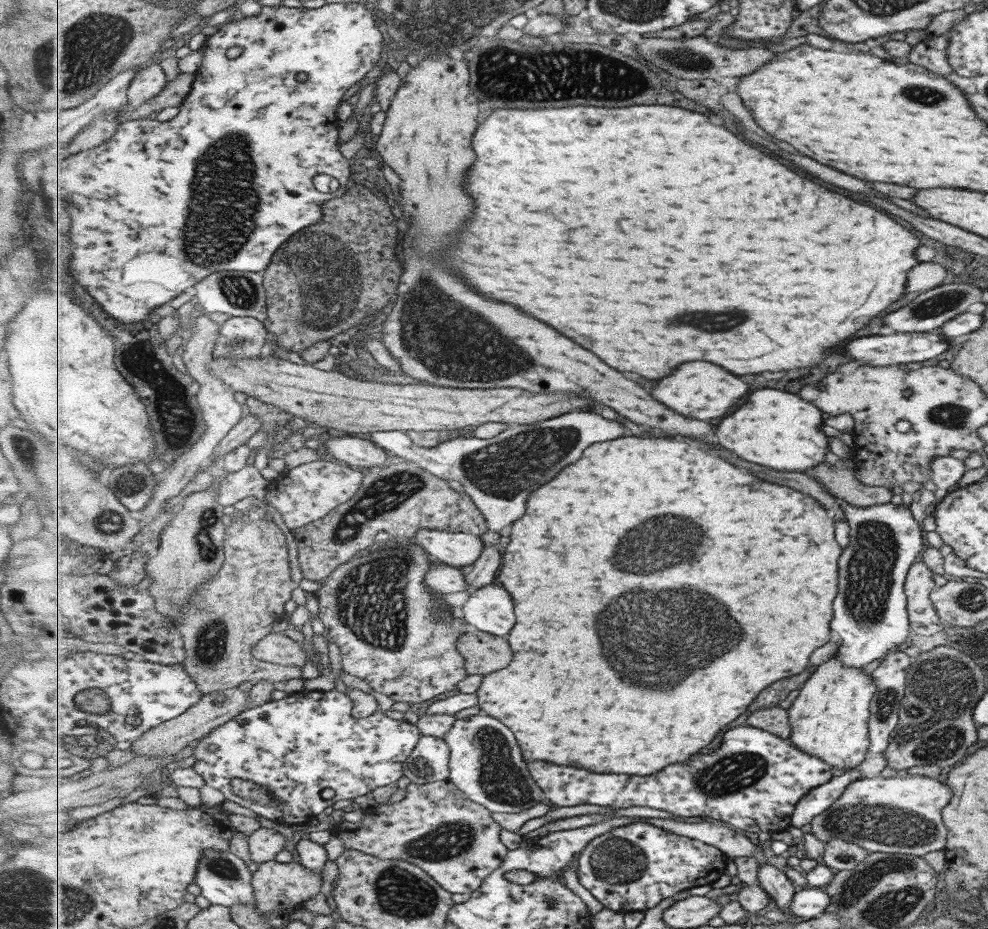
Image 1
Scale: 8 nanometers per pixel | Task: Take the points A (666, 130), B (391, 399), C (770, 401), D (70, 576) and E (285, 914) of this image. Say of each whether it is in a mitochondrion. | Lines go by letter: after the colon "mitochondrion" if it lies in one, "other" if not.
A: other
B: other
C: other
D: other
E: other

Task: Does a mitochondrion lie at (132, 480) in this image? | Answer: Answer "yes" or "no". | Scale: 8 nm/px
yes

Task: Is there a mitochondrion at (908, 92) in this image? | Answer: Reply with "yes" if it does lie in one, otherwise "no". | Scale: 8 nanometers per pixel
yes

